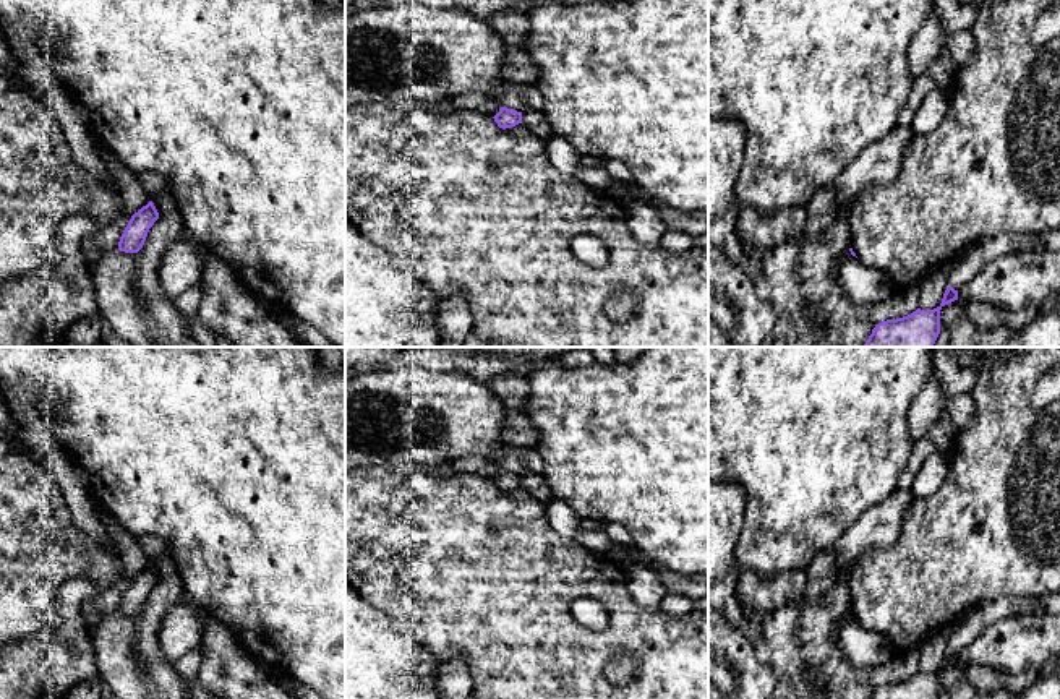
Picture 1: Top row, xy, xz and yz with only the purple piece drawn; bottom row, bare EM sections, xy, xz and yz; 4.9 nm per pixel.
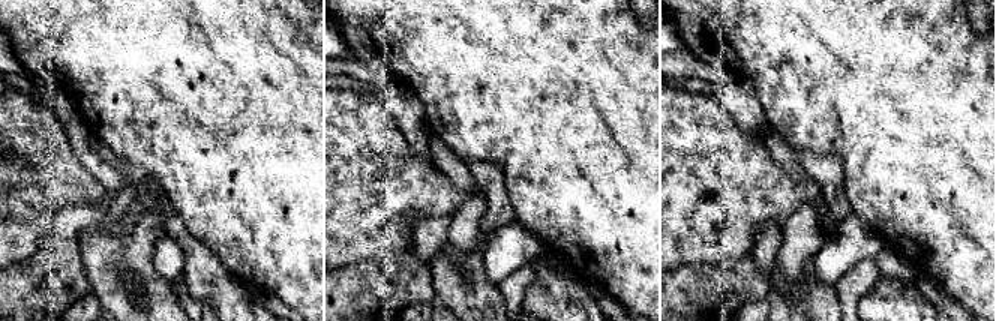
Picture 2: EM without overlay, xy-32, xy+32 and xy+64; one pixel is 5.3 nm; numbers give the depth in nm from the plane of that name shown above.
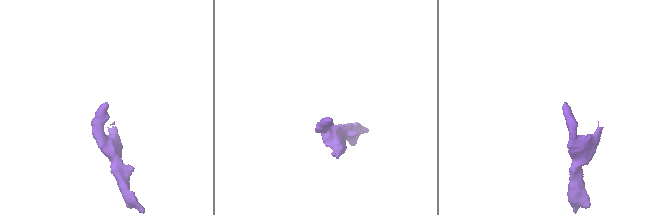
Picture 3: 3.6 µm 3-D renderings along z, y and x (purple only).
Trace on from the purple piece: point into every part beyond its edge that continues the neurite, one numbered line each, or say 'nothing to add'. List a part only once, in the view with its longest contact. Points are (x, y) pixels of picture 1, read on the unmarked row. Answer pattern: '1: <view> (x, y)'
1: yz (966, 628)

